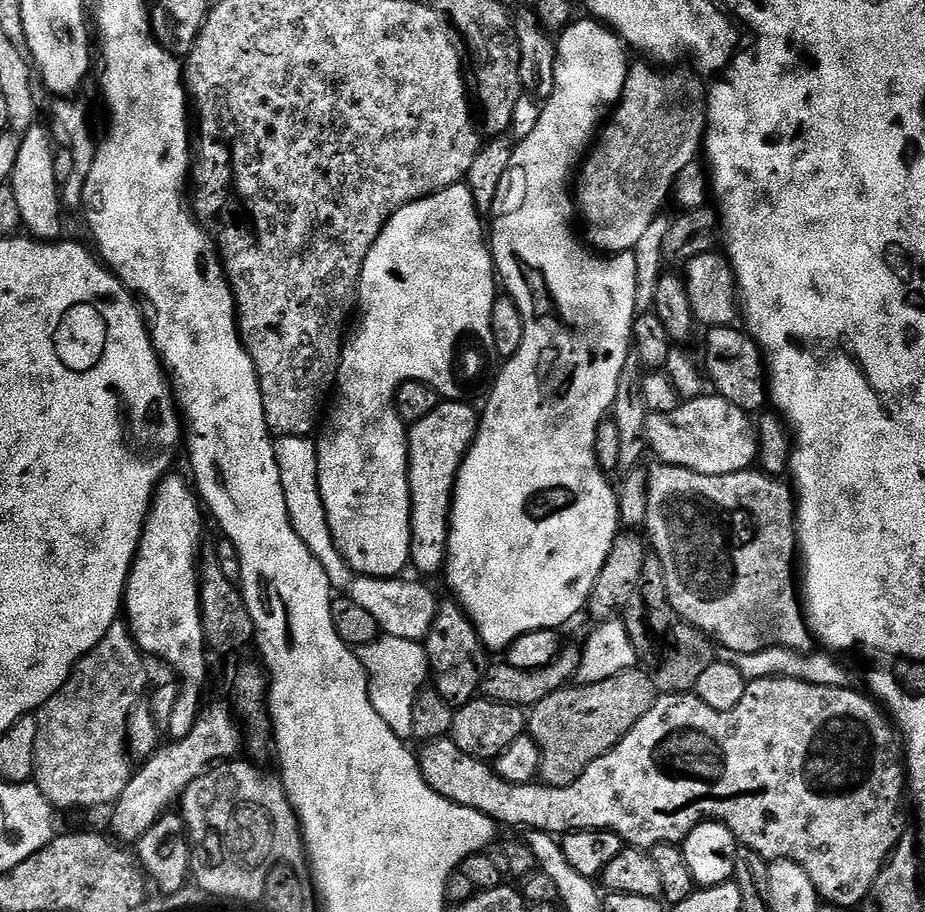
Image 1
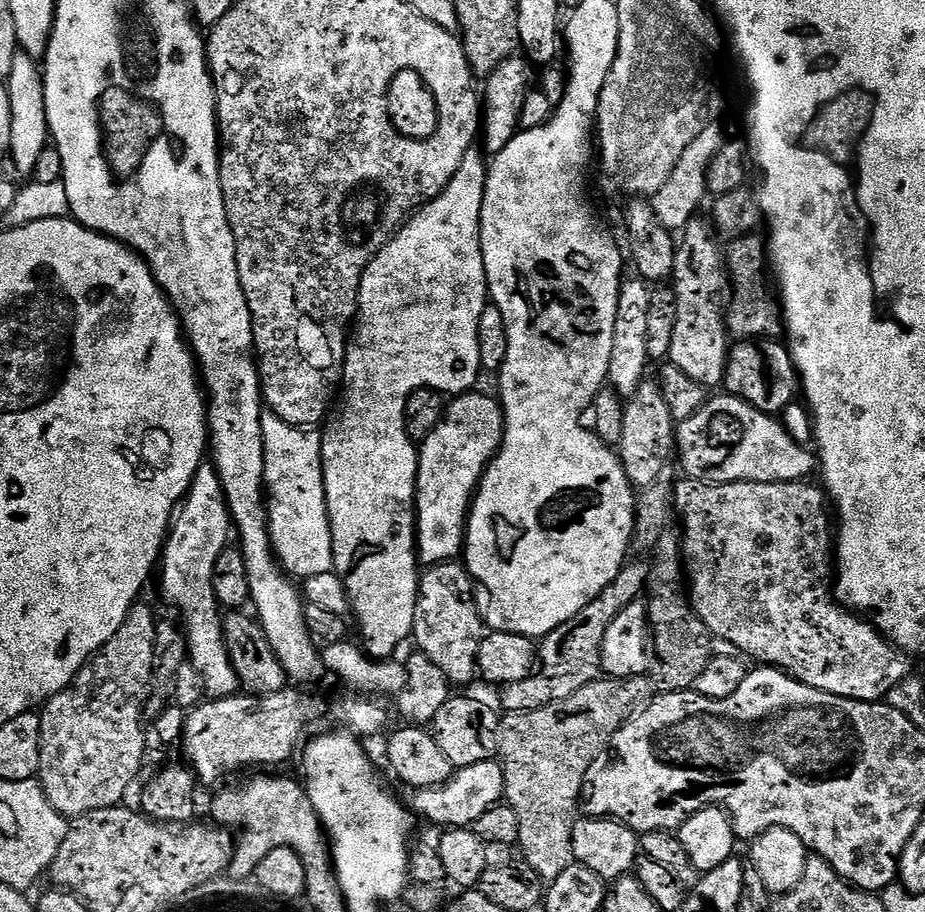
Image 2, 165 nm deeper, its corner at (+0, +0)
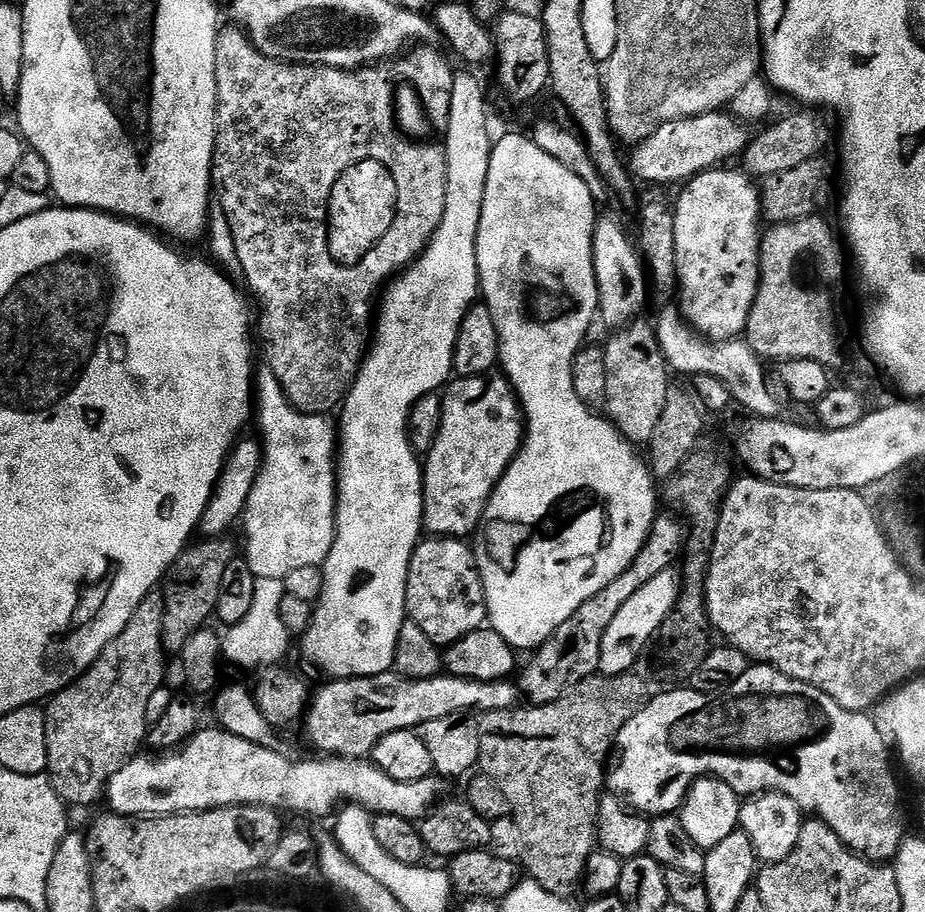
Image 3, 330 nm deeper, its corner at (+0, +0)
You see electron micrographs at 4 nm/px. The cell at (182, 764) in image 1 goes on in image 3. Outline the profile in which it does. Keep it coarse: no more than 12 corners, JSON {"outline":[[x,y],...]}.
{"outline":[[329,679],[302,717],[317,753],[364,758],[386,734],[510,710],[511,679]]}

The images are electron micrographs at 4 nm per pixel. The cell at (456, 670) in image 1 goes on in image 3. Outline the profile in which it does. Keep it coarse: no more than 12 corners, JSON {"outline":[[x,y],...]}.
{"outline":[[421,539],[406,616],[441,650],[485,627],[476,554]]}

